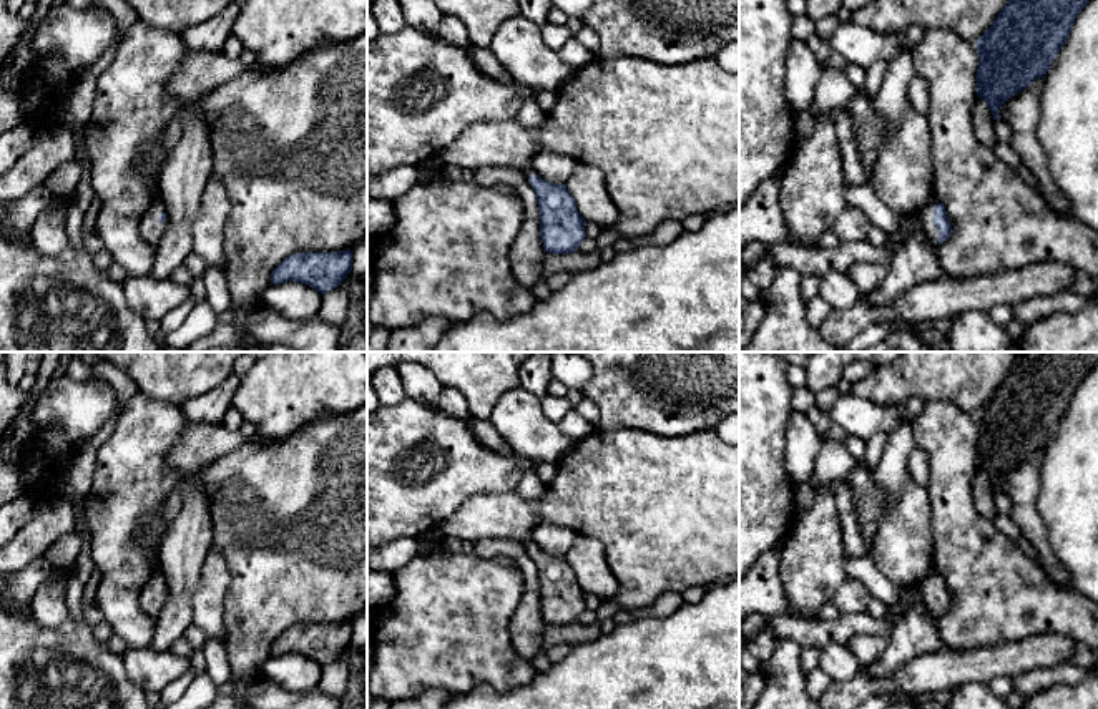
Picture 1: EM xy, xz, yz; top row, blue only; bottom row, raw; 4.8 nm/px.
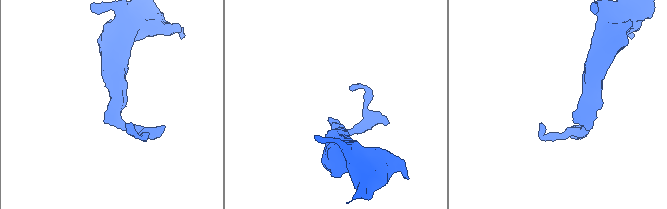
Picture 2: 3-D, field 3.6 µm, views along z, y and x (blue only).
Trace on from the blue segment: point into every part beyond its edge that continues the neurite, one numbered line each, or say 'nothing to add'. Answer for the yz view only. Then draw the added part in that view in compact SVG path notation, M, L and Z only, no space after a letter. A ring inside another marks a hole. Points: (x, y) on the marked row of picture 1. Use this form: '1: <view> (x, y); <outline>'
1: yz (924, 223); M930 199L919 216L904 218L899 229L889 234L889 246L885 249L892 252L892 249L899 242L902 242L917 231L925 232L930 242L939 244L939 229L932 221L934 206L937 203L937 199Z

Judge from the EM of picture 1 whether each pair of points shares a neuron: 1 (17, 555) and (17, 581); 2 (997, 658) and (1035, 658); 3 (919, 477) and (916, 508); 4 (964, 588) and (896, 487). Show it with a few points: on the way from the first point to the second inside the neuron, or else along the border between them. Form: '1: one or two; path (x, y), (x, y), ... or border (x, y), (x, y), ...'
1: two; border (42, 555), (17, 572)
2: one; path (1007, 658), (1025, 658)
3: two; border (914, 447), (907, 474), (926, 488)
4: two; border (931, 503), (934, 555)

